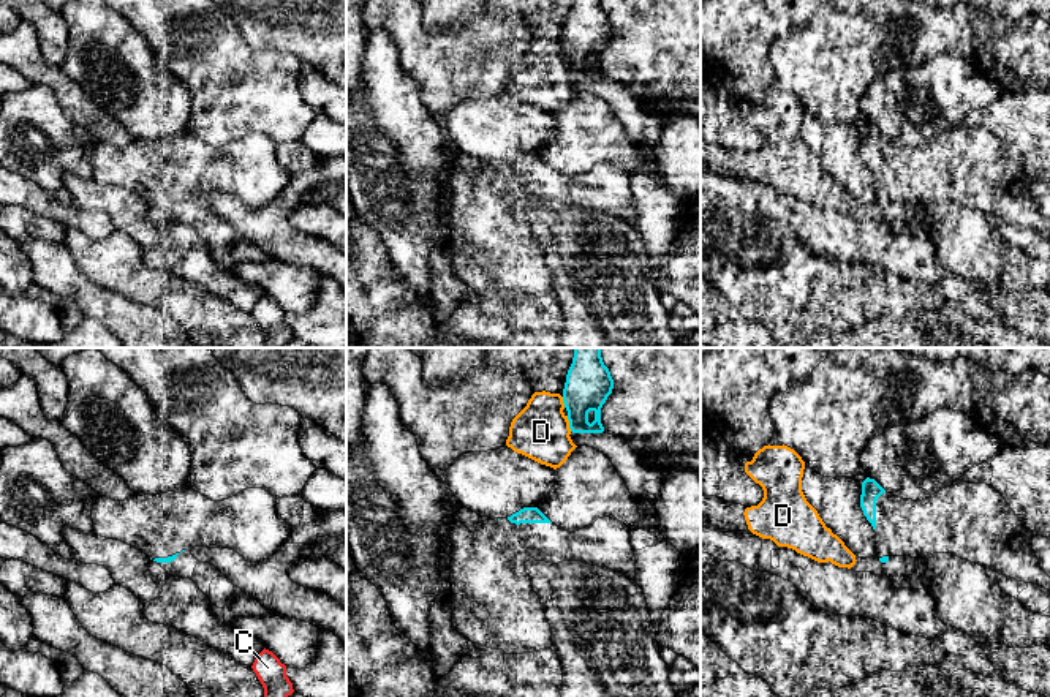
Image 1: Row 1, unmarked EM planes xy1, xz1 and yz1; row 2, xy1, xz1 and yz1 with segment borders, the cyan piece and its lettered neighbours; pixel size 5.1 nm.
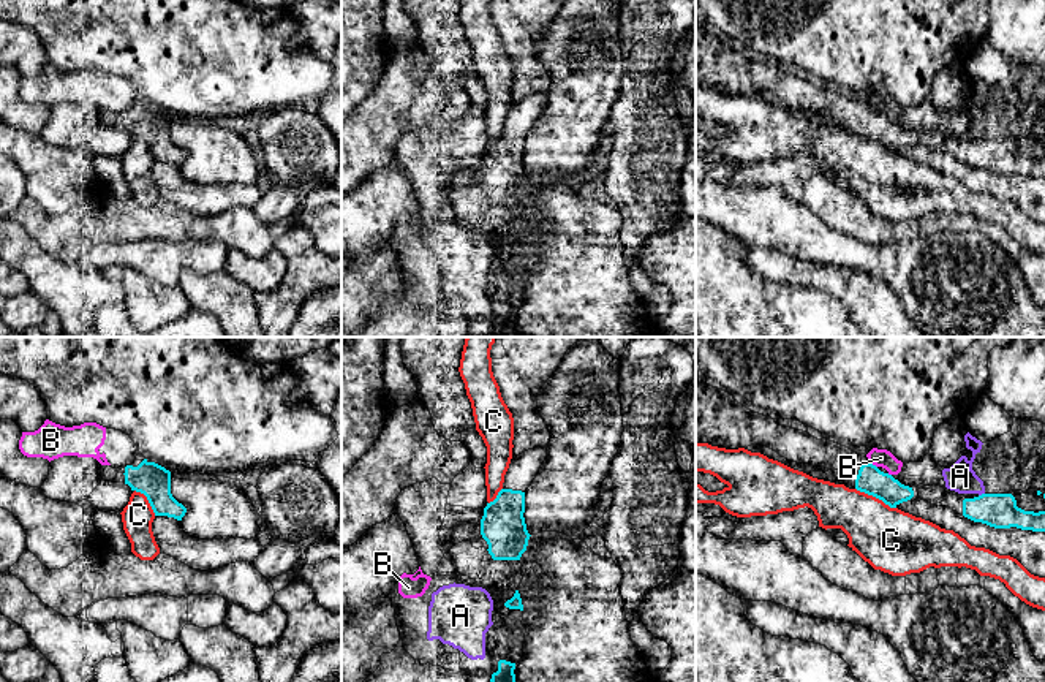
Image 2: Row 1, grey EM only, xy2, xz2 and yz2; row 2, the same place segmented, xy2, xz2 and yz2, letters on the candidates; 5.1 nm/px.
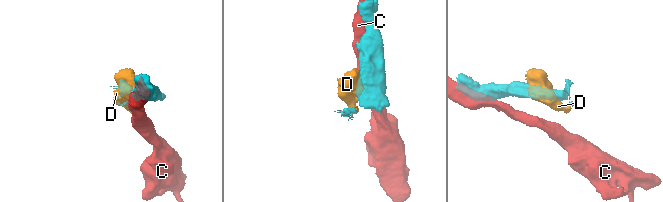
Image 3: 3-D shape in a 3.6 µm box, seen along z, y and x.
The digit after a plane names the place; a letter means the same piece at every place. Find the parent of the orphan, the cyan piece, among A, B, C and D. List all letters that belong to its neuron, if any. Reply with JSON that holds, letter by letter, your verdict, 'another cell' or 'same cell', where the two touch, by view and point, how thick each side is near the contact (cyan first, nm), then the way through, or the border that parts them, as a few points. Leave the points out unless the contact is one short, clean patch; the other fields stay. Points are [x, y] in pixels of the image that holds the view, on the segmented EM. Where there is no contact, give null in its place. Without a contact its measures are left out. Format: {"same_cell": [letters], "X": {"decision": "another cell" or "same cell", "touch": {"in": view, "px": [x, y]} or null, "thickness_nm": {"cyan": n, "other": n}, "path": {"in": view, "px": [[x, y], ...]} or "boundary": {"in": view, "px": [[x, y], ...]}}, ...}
{"same_cell": [], "A": {"decision": "another cell", "touch": {"in": "yz2", "px": [982, 494]}, "thickness_nm": {"cyan": 180, "other": 150}, "boundary": {"in": "yz2", "px": [[984, 492], [979, 496]]}}, "B": {"decision": "another cell", "touch": {"in": "yz2", "px": [875, 466]}, "thickness_nm": {"cyan": 140, "other": 100}, "boundary": {"in": "yz2", "px": [[871, 462], [876, 467]]}}, "C": {"decision": "another cell", "touch": {"in": "yz2", "px": [876, 497]}, "thickness_nm": {"cyan": 140, "other": 320}}, "D": {"decision": "another cell", "touch": {"in": "xz1", "px": [570, 424]}, "thickness_nm": {"cyan": 240, "other": 280}, "boundary": {"in": "xz1", "px": [[566, 416], [571, 430]]}}}

